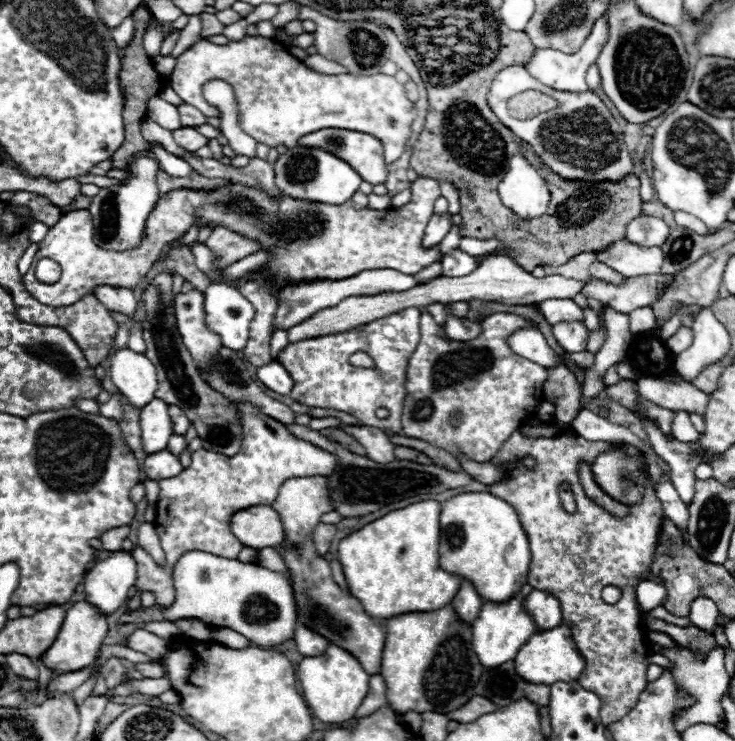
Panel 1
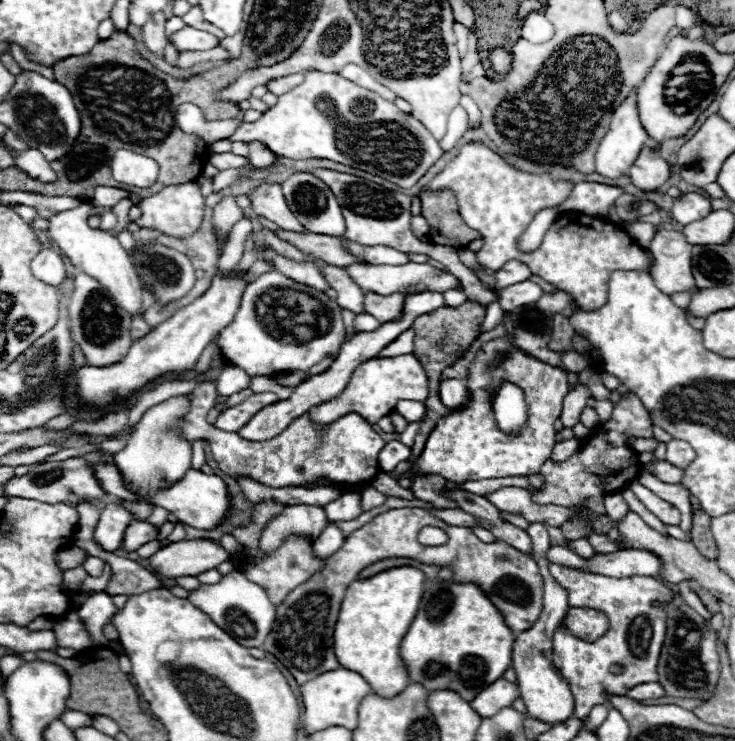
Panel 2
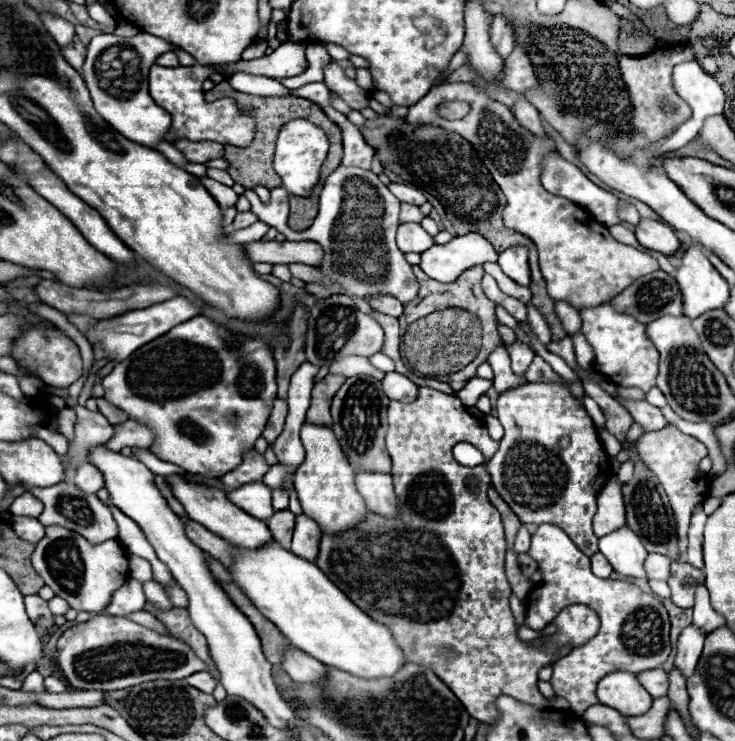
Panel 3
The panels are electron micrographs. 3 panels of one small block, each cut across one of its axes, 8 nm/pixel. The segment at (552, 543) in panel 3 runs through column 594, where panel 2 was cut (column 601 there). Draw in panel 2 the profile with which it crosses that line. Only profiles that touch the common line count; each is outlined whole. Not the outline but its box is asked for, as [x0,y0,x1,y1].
[550,564,672,718]

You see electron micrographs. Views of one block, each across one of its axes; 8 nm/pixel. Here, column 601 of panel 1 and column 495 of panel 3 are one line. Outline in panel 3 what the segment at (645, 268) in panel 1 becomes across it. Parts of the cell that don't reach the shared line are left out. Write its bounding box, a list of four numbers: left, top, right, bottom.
[420,234,498,282]

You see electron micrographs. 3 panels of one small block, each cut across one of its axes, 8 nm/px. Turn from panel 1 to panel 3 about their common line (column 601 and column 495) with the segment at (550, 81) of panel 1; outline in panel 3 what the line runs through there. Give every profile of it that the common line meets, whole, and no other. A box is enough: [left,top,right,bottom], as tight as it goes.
[489,16,514,58]

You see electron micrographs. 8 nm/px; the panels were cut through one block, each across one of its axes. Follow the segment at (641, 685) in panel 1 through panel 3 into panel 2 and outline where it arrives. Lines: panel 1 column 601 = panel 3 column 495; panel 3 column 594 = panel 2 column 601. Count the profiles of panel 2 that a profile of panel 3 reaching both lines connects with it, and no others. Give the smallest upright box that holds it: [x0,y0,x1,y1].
[564,608,608,642]

